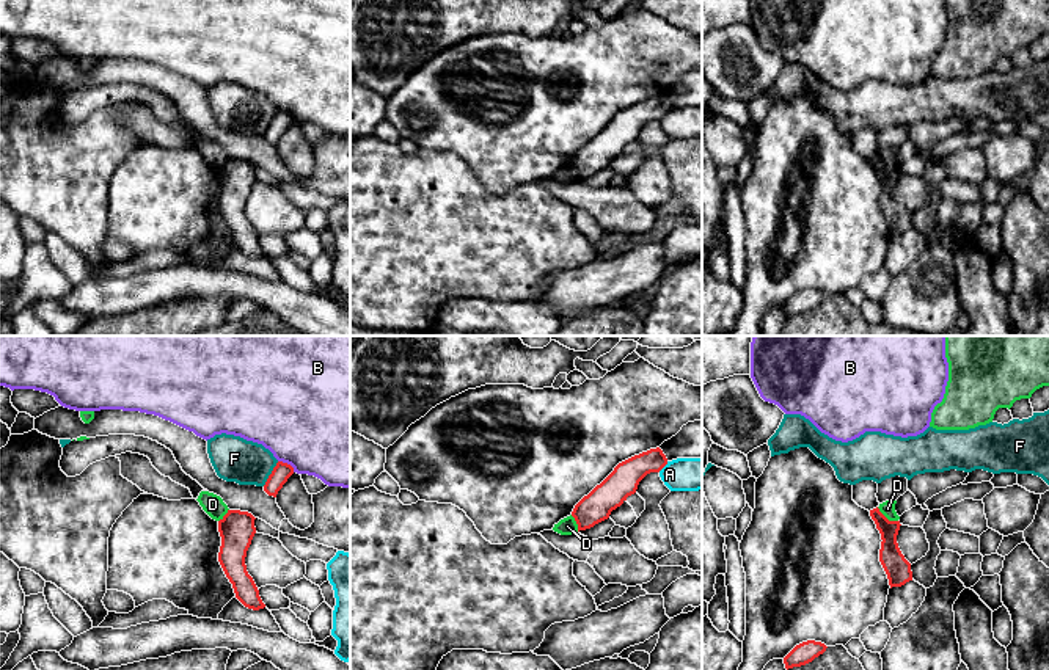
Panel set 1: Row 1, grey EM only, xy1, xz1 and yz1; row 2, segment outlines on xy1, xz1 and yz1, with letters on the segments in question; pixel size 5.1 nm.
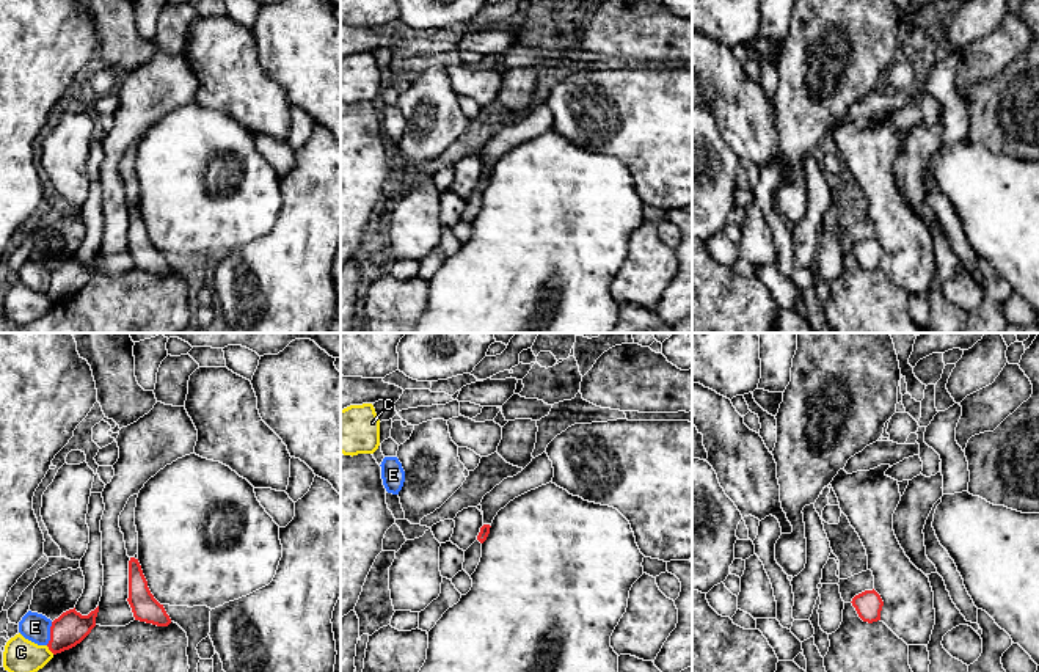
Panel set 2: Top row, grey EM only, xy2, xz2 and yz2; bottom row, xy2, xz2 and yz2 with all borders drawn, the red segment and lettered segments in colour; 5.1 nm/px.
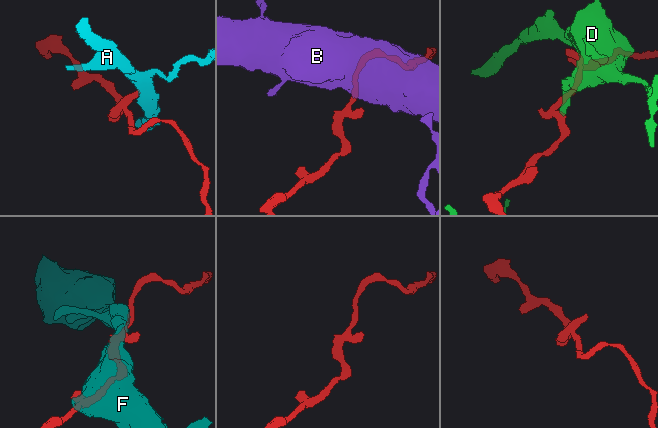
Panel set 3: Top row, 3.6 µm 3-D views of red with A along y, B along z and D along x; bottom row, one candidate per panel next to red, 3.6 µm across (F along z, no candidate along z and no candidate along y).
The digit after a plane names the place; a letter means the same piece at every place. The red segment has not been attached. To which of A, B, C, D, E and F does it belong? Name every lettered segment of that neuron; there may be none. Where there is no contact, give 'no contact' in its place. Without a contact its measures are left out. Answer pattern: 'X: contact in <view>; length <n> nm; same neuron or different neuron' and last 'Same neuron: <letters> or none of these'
A: contact in xz1; length 80 nm; different neuron
B: contact in xy1; length 110 nm; different neuron
C: contact in xy2; length 60 nm; different neuron
D: contact in yz1; length 130 nm; different neuron
E: contact in xy2; length 120 nm; different neuron
F: contact in xy1; length 150 nm; different neuron
Same neuron: none of these

